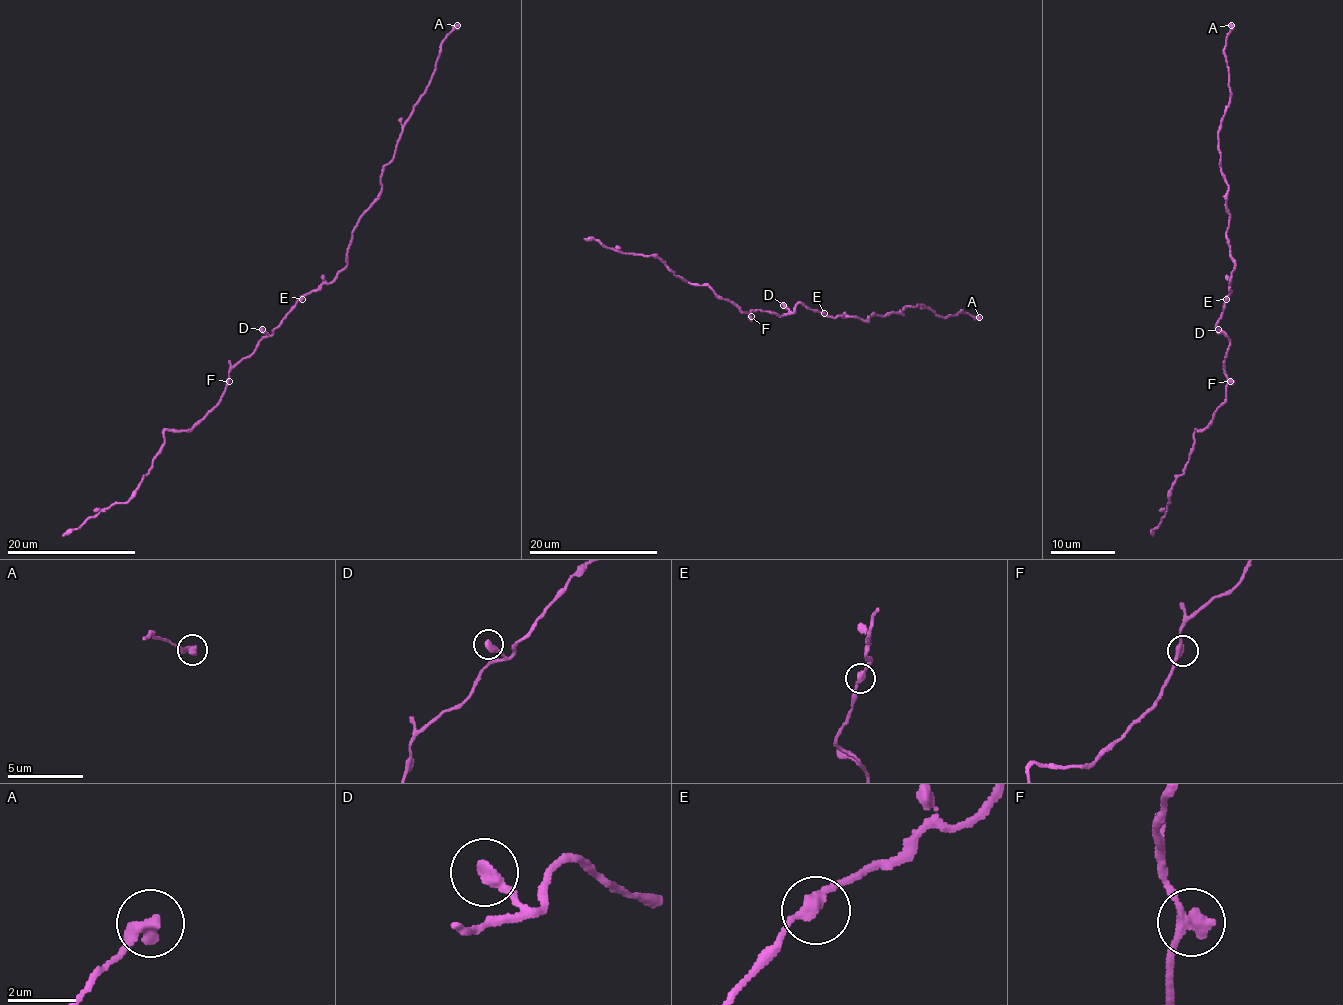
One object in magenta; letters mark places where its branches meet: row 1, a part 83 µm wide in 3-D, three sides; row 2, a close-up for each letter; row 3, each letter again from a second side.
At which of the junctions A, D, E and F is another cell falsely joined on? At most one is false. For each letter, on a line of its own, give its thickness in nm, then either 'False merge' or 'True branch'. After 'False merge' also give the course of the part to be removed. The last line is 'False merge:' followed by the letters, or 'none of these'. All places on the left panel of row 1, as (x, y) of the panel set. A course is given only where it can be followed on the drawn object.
A: Thickness 480 nm. True branch
D: Thickness 440 nm. True branch
E: Thickness 320 nm. True branch
F: Thickness 340 nm. True branch
False merge: none of these

